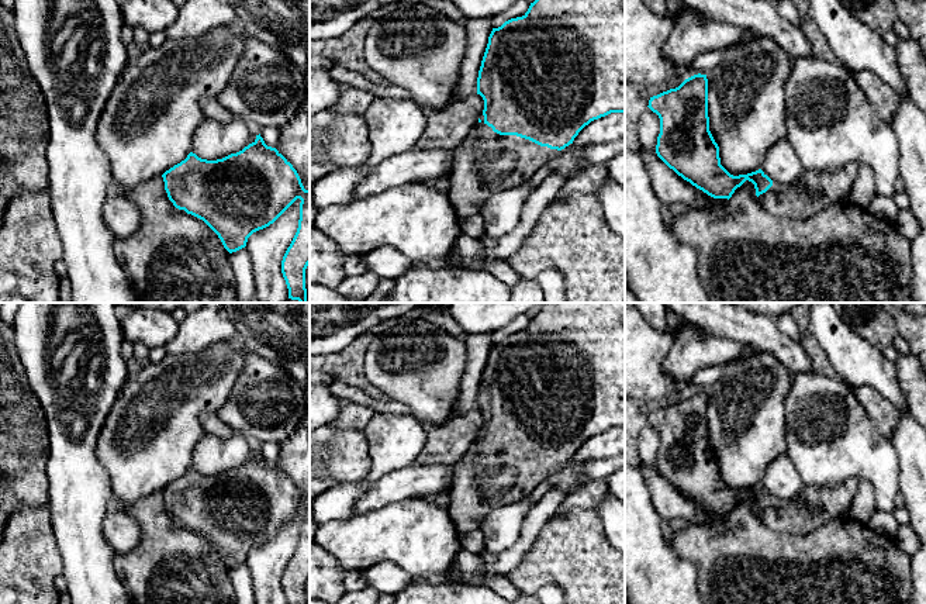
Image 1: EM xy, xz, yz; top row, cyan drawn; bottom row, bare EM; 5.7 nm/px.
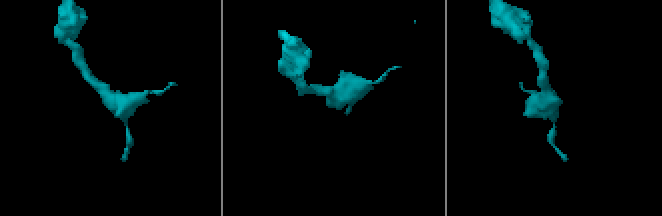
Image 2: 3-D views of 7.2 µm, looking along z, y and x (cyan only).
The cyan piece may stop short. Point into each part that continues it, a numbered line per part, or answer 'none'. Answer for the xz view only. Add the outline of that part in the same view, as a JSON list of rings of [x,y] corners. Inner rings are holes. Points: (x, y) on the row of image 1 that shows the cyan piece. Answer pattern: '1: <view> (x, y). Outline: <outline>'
1: xz (486, 162). Outline: [[[481,113],[467,137],[455,151],[449,197],[457,213],[457,224],[478,214],[486,201],[494,194],[522,184],[529,180],[546,162],[556,155],[557,149],[540,146],[516,135],[500,135],[484,122]]]

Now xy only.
none

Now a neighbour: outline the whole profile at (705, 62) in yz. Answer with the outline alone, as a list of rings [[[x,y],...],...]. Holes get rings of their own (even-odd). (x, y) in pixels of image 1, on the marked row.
[[[728,48],[709,51],[698,55],[692,62],[692,70],[701,75],[709,73],[715,66],[718,66],[722,62],[726,49]]]

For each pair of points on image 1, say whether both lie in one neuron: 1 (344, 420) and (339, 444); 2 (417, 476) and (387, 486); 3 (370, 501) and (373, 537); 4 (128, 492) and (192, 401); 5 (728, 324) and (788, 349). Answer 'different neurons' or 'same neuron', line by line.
1: different neurons
2: same neuron
3: different neurons
4: same neuron
5: same neuron

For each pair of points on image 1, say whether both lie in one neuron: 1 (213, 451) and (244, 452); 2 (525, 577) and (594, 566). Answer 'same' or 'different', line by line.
1: same
2: same

